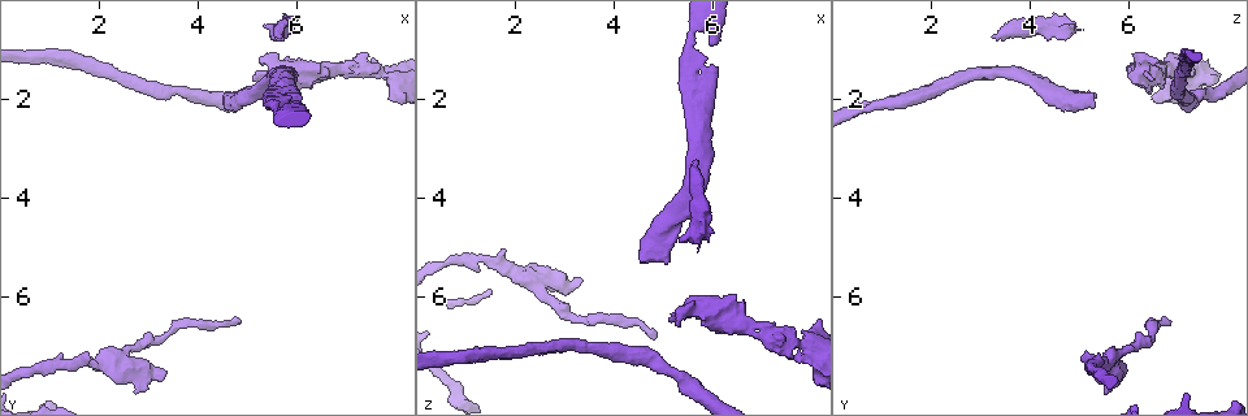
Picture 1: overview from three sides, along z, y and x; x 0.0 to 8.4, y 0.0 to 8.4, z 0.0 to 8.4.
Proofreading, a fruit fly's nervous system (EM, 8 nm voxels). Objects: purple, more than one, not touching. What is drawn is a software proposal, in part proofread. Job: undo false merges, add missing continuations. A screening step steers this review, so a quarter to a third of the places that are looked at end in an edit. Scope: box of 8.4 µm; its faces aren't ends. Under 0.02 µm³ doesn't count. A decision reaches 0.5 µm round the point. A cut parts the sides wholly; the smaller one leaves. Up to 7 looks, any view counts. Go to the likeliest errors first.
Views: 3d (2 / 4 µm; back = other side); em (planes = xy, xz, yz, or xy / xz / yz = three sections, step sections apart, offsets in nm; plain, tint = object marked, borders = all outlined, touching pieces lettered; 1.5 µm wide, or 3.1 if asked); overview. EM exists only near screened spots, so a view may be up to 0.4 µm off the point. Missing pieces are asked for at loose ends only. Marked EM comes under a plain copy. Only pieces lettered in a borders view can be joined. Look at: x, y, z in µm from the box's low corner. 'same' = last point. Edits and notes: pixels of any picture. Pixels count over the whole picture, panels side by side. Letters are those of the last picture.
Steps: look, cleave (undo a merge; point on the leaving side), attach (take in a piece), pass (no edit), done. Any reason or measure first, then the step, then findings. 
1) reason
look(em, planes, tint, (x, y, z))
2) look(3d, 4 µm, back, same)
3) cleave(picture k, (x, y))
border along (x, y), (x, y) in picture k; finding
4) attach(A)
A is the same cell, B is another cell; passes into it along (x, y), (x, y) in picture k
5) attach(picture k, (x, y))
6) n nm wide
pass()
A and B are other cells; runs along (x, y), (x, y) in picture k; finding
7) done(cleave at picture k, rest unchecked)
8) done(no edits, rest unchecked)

look(3d, 4 µm, back, (4.85, 6.50, 6.85))

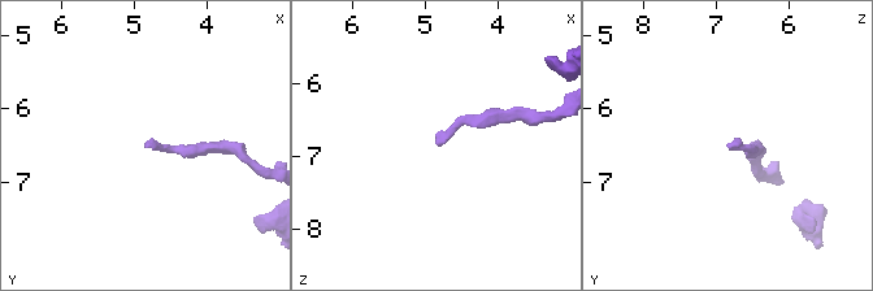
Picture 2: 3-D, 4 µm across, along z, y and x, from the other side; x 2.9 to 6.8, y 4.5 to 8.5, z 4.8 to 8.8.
look(em, yz, step 8, tint, (4.85, 6.50, 6.85))

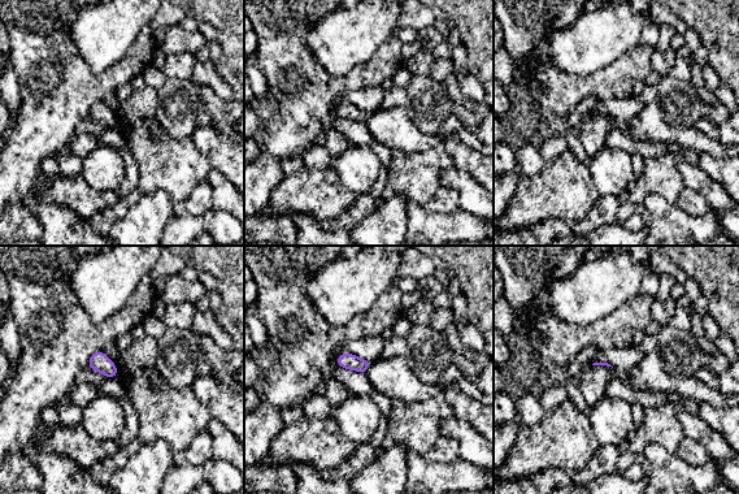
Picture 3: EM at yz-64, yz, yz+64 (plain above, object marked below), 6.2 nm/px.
look(em, planes, borders, same)

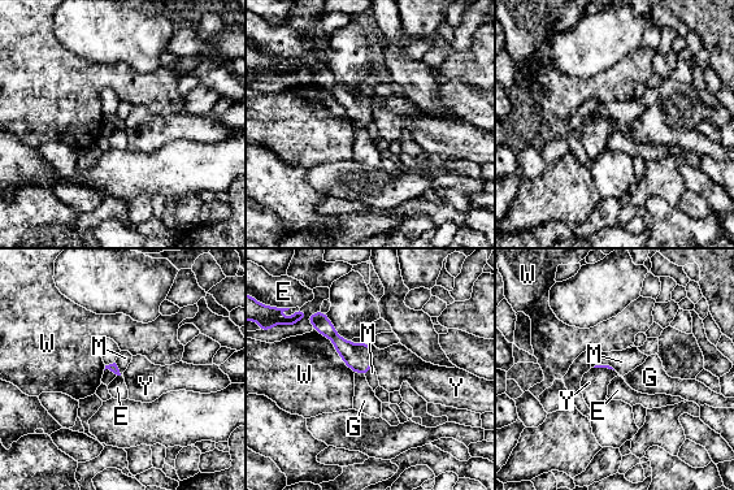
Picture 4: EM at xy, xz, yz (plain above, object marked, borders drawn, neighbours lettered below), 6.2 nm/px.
pass()
E, G, M, W and Y are other cells; runs along (320, 315), (320, 322), (363, 371) in picture 4; none of them fits

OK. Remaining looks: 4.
an open end
look(em, xz, step 4, borders, (5.70, 0.80, 3.20))

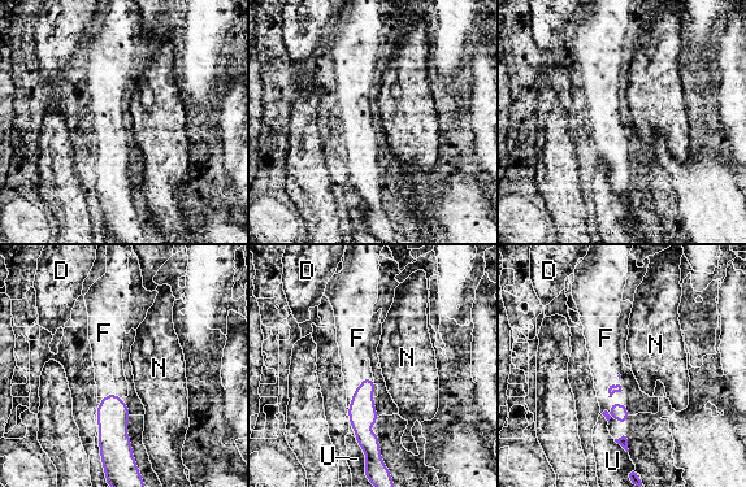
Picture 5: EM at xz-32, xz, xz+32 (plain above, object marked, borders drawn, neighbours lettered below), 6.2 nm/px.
attach(F)
F is the same cell, D, N and U are other cells; it goes on there

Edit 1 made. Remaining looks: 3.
see it whole again
look(overview)

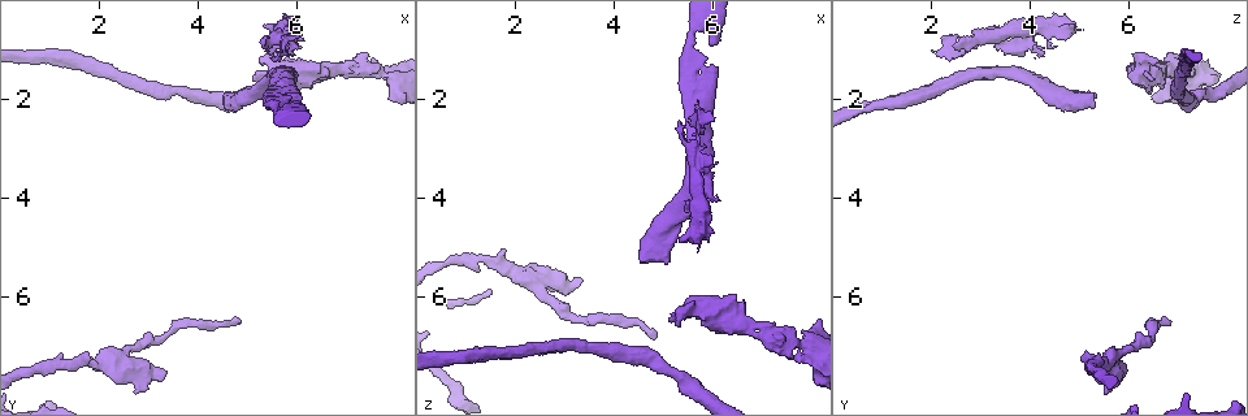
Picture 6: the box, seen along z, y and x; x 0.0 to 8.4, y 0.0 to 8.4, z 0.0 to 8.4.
branch stops here
look(3d, 2 µm, (4.55, 2.20, 5.30))

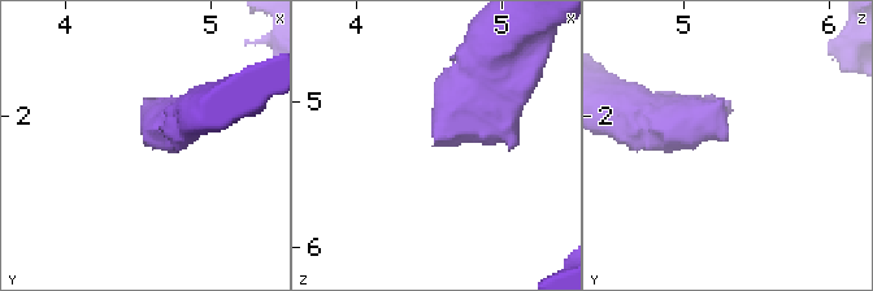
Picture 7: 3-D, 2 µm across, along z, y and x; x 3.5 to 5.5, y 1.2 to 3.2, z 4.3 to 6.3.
need the tissue
look(em, xy, step 4, borders, (4.52, 2.12, 5.32))

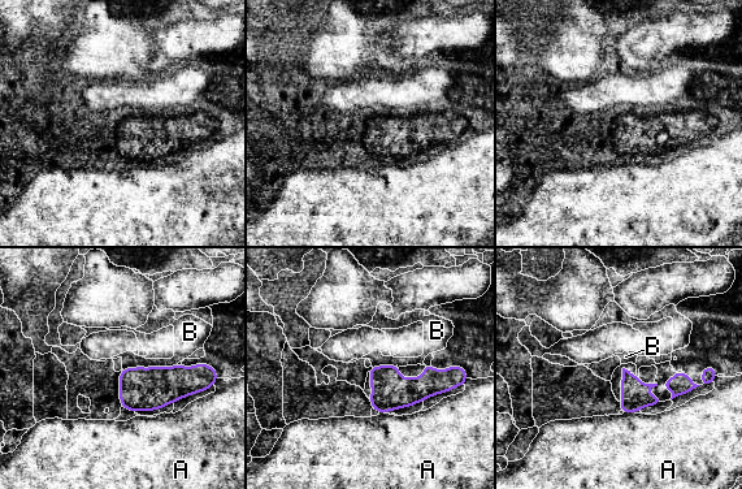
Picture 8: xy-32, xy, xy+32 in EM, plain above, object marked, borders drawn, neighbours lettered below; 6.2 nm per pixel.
pass()
A and B are other cells; border along (634, 411), (623, 414) in picture 8; none of them fits

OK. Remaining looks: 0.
done(attach at picture 5, rest unchecked)

